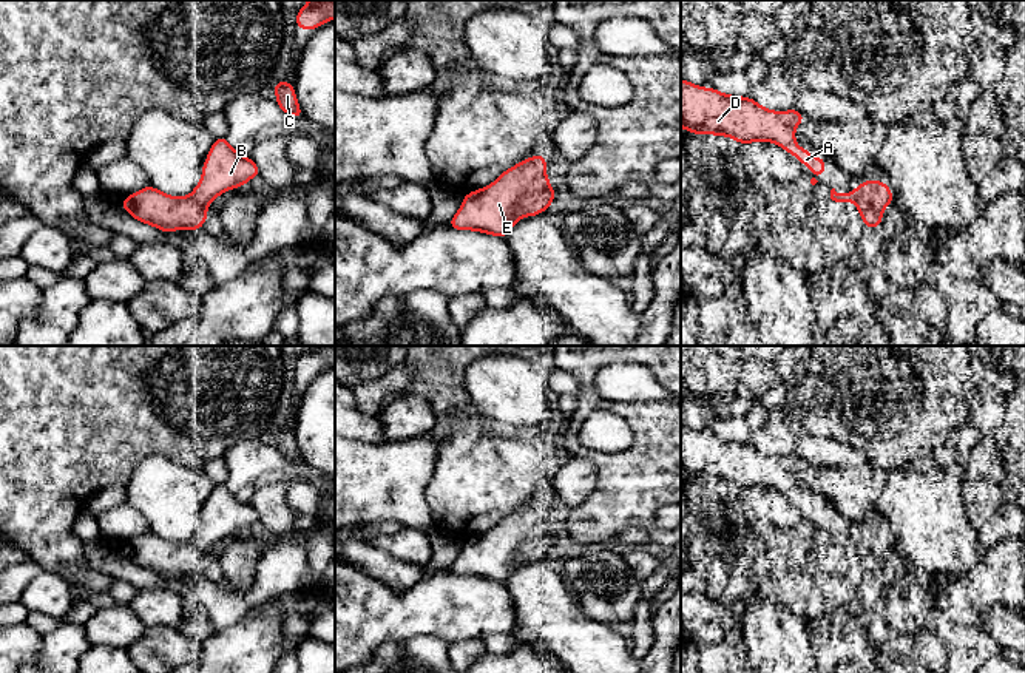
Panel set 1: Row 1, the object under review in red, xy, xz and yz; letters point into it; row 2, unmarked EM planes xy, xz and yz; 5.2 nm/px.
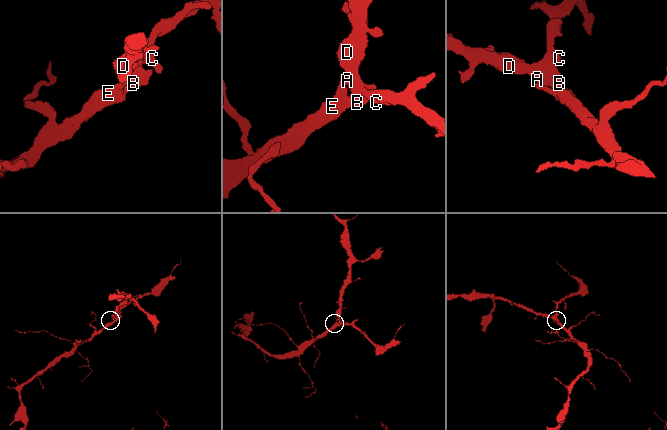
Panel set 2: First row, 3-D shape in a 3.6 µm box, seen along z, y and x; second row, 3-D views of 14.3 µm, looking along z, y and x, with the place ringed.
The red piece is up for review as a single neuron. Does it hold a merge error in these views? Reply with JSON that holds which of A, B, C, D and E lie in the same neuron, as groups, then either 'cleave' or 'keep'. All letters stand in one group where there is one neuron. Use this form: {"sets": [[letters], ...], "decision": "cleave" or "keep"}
{"sets": [["A", "B", "C", "D", "E"]], "decision": "keep"}

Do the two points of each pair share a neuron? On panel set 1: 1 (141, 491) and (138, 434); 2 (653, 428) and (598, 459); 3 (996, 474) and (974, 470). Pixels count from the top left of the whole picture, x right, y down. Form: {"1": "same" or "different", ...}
{"1": "different", "2": "same", "3": "same"}

